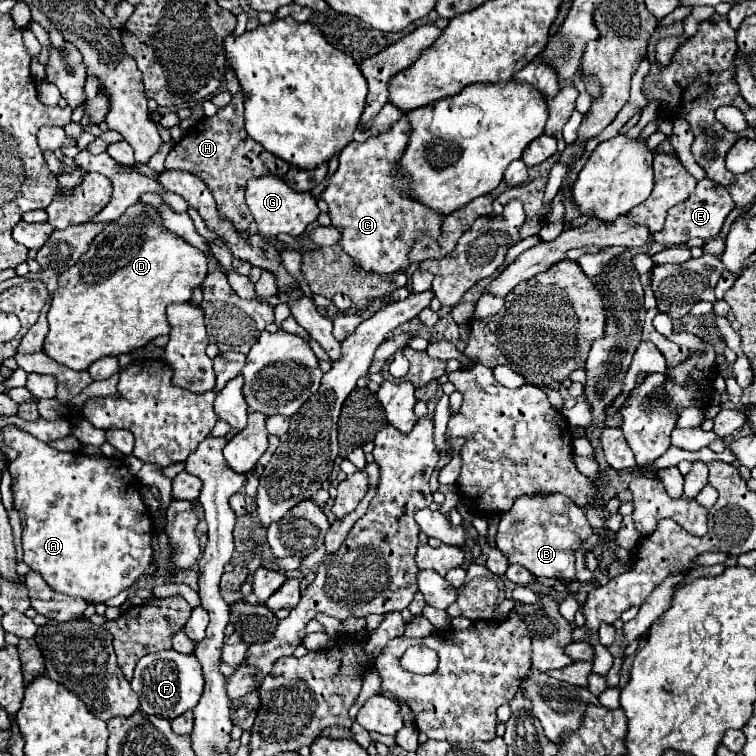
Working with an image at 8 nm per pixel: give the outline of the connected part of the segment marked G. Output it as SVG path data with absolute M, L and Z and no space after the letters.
M264 175L264 177L256 177L256 179L248 181L246 203L254 215L258 233L268 239L280 235L280 233L300 235L320 215L316 199L310 193L298 193L298 191L290 189L282 179L276 179L274 175Z

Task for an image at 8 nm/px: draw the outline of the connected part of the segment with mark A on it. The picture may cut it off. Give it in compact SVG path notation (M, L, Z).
M8 425L8 435L18 435L20 457L10 463L14 507L20 513L24 533L24 563L38 571L56 591L82 597L90 603L106 603L110 597L128 589L152 563L152 523L132 473L124 463L114 465L106 457L88 457L82 453L64 453L38 441L34 435Z

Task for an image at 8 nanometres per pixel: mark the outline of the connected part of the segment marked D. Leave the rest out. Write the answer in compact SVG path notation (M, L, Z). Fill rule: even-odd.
M136 201L126 209L122 217L110 221L98 237L94 237L88 251L72 265L66 273L58 277L58 289L52 297L48 311L50 333L44 341L44 351L48 357L66 365L70 369L88 369L96 359L106 355L130 353L144 347L158 335L170 333L170 323L166 319L166 307L170 303L188 303L196 287L202 285L208 275L206 255L184 241L180 235L168 231L162 223L162 213L156 207Z

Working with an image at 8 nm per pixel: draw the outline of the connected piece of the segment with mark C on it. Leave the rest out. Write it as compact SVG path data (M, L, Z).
M402 117L384 135L364 143L352 141L352 145L340 153L338 171L322 193L322 199L330 207L332 225L340 231L338 245L364 269L374 273L396 273L406 269L406 253L416 239L416 233L422 231L432 237L440 233L442 217L428 213L424 205L416 205L416 201L408 201L408 197L400 197L400 193L392 189L392 169L404 151L408 133L410 125L406 117Z

